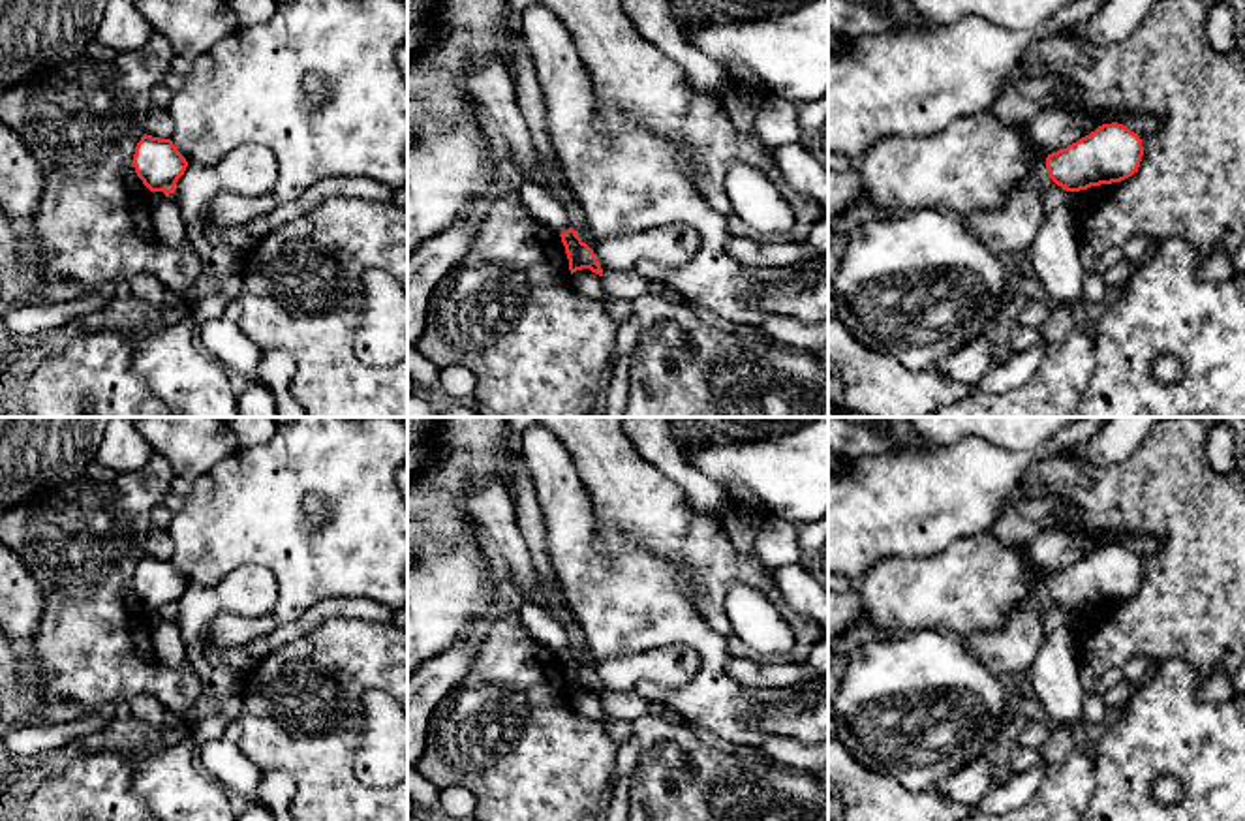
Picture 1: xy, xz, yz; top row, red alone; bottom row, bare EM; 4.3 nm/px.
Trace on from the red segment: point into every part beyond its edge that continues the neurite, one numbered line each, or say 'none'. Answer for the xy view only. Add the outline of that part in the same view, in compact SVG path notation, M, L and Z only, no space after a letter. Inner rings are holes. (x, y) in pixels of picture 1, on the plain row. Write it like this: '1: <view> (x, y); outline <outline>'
none

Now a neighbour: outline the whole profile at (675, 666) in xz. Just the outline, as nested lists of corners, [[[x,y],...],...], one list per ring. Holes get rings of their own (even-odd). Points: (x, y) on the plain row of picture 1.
[[[669,644],[648,652],[595,661],[592,671],[605,693],[635,691],[640,682],[661,688],[685,688],[700,667],[699,654],[685,644]]]

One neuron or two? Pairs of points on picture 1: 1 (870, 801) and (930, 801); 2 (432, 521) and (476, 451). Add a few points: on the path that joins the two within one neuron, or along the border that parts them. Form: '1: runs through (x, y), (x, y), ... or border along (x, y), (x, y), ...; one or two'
1: runs through (885, 801), (915, 801); one
2: runs through (434, 504), (444, 485), (459, 468); one

